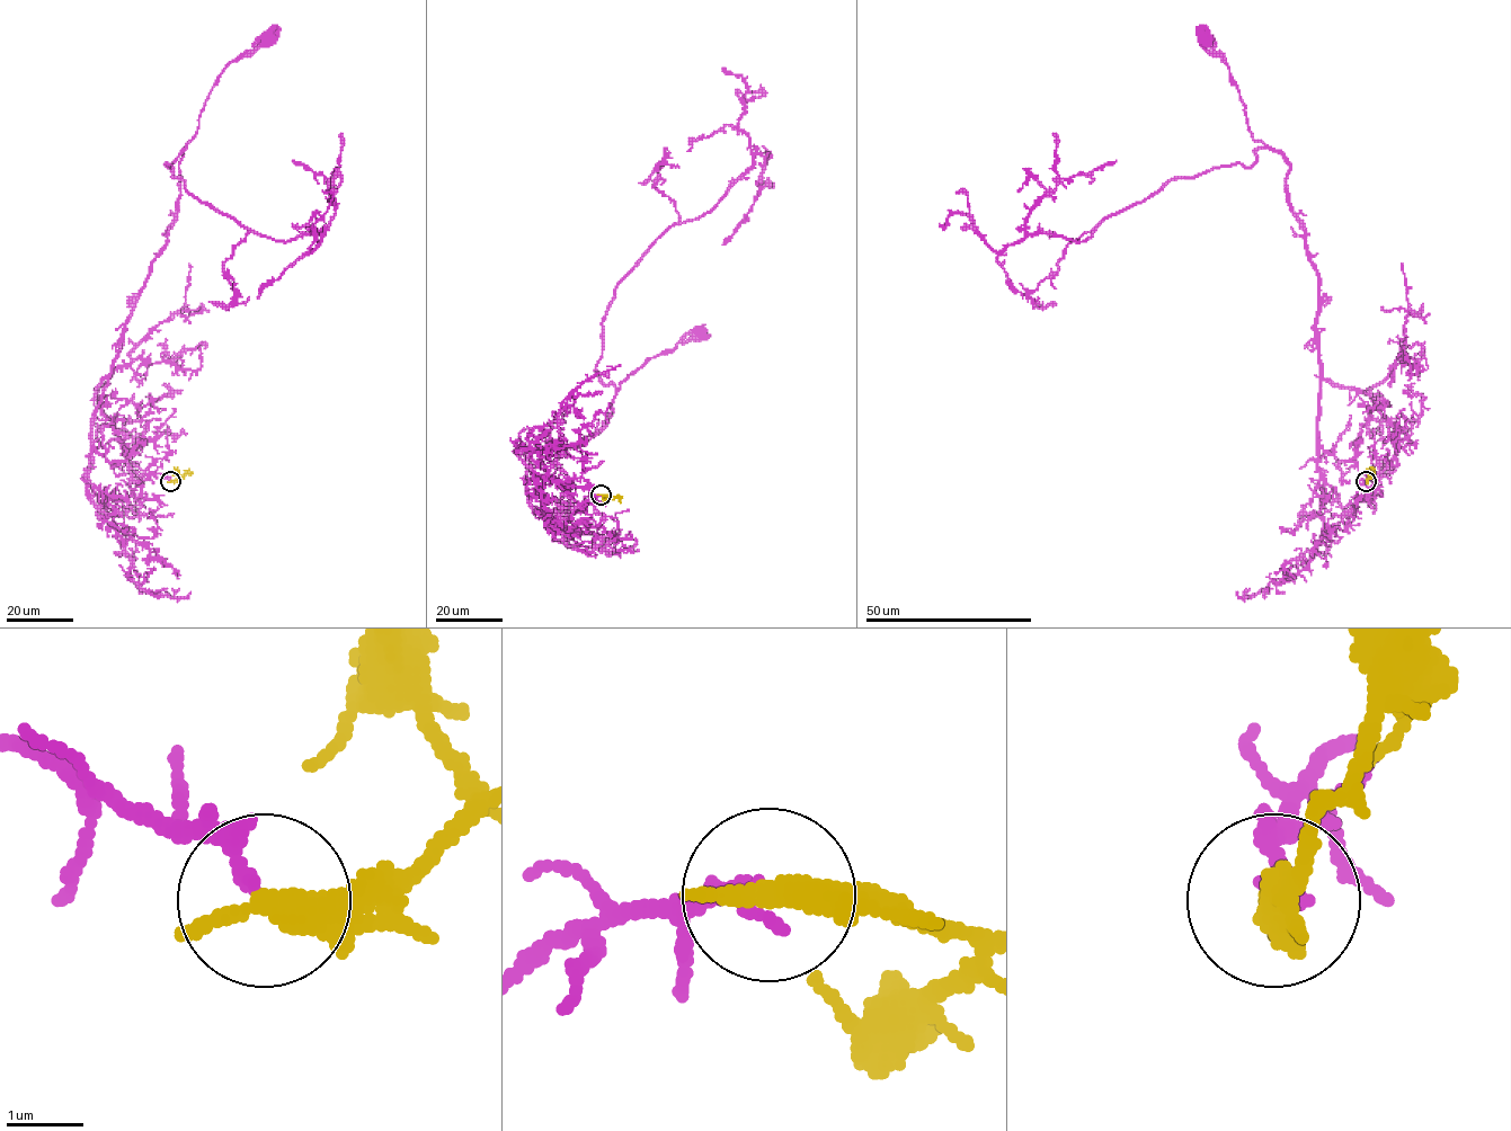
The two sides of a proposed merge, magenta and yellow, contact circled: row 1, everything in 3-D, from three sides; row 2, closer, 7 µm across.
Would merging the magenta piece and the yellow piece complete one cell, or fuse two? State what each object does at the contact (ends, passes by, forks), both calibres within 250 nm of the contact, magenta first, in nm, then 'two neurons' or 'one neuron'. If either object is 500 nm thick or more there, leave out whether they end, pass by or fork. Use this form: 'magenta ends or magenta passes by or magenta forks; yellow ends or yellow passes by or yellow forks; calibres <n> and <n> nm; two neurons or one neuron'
magenta passes by; yellow ends; calibres 170 and 460 nm; two neurons

